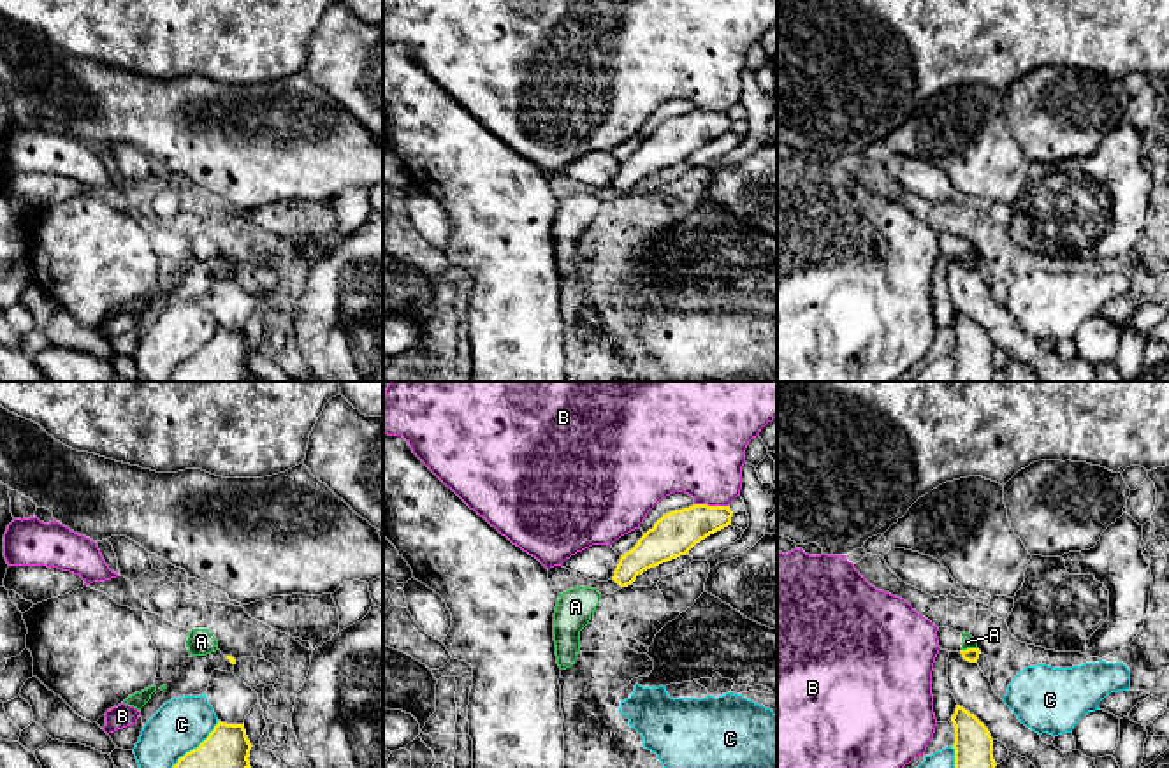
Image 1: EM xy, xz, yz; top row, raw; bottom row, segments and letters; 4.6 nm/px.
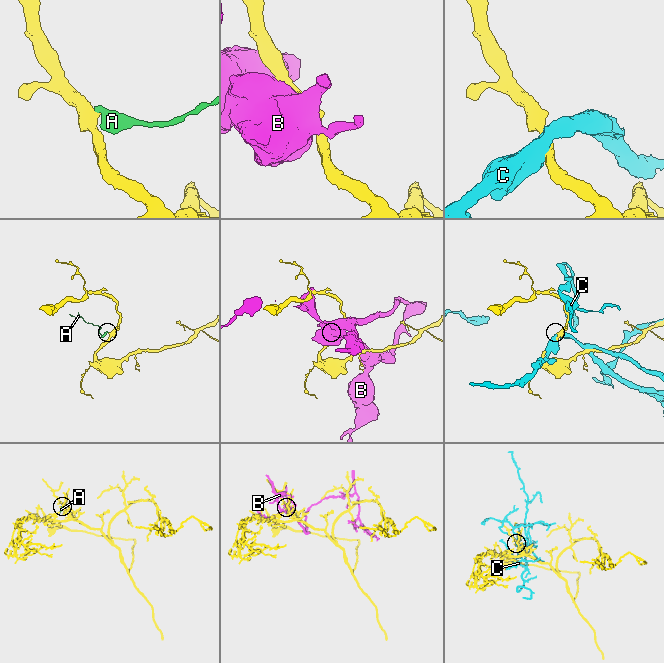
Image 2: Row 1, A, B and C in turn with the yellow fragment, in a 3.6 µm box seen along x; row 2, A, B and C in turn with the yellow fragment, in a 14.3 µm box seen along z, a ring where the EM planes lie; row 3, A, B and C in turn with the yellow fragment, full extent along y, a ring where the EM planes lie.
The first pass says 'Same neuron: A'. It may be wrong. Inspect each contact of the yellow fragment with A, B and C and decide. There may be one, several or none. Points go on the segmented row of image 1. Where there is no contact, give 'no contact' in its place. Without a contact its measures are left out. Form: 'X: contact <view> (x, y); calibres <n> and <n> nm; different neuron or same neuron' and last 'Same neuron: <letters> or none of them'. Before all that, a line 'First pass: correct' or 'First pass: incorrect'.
First pass: incorrect
A: contact yz (969, 649); calibres 60 and 60 nm; different neuron
B: contact xz (711, 507); calibres 200 and 380 nm; different neuron
C: contact xy (197, 747); calibres 200 and 240 nm; different neuron
Same neuron: none of them

